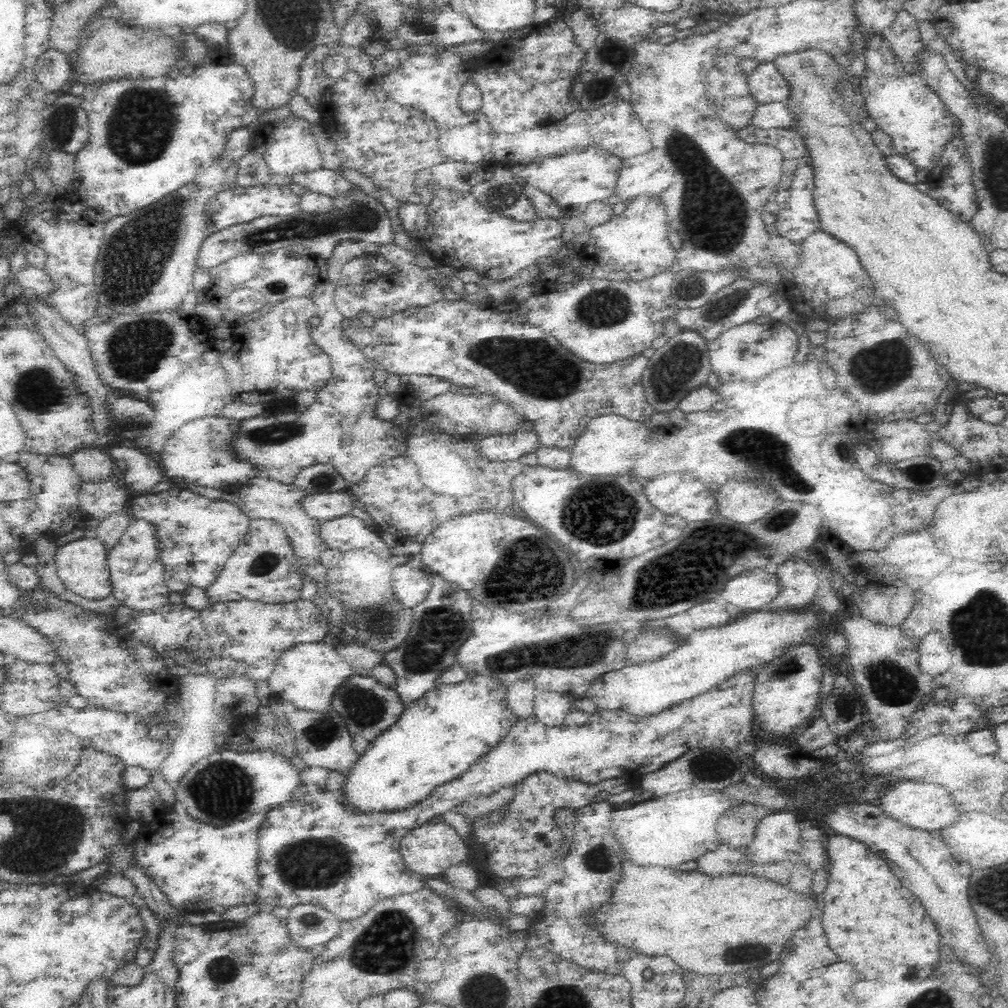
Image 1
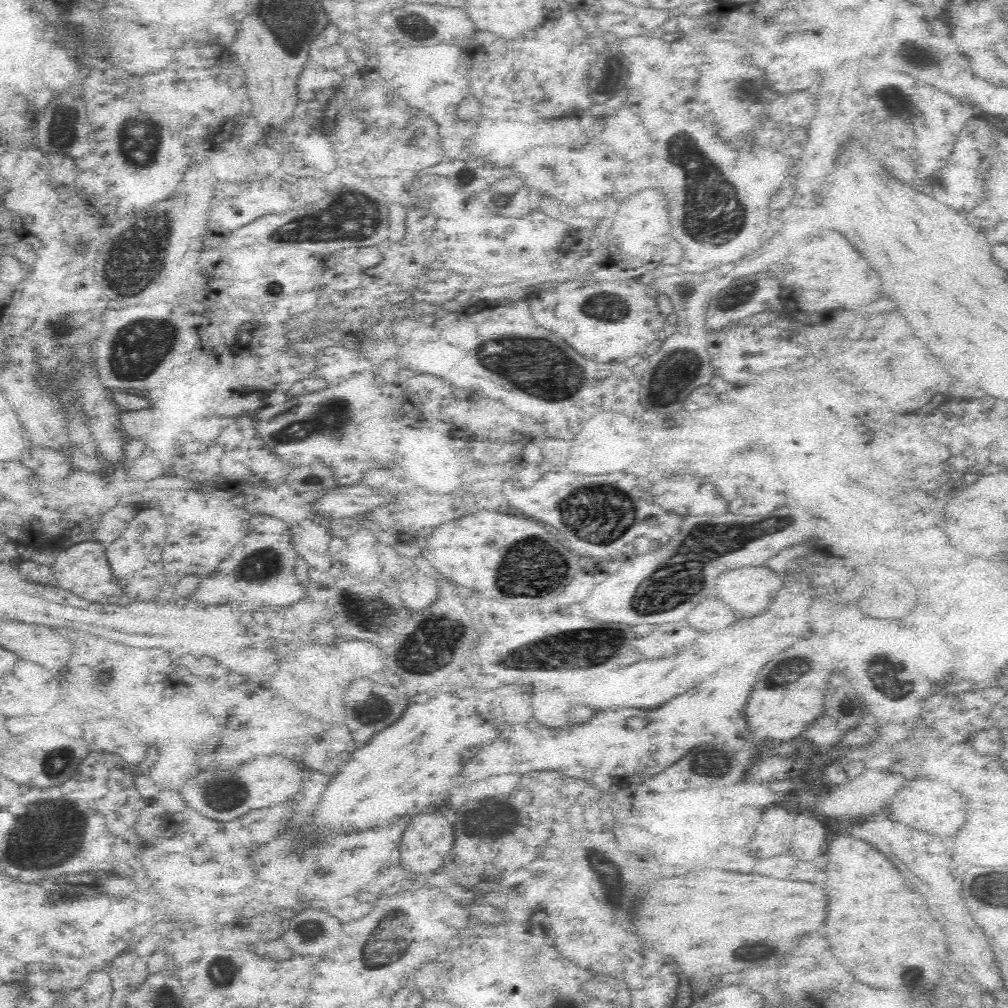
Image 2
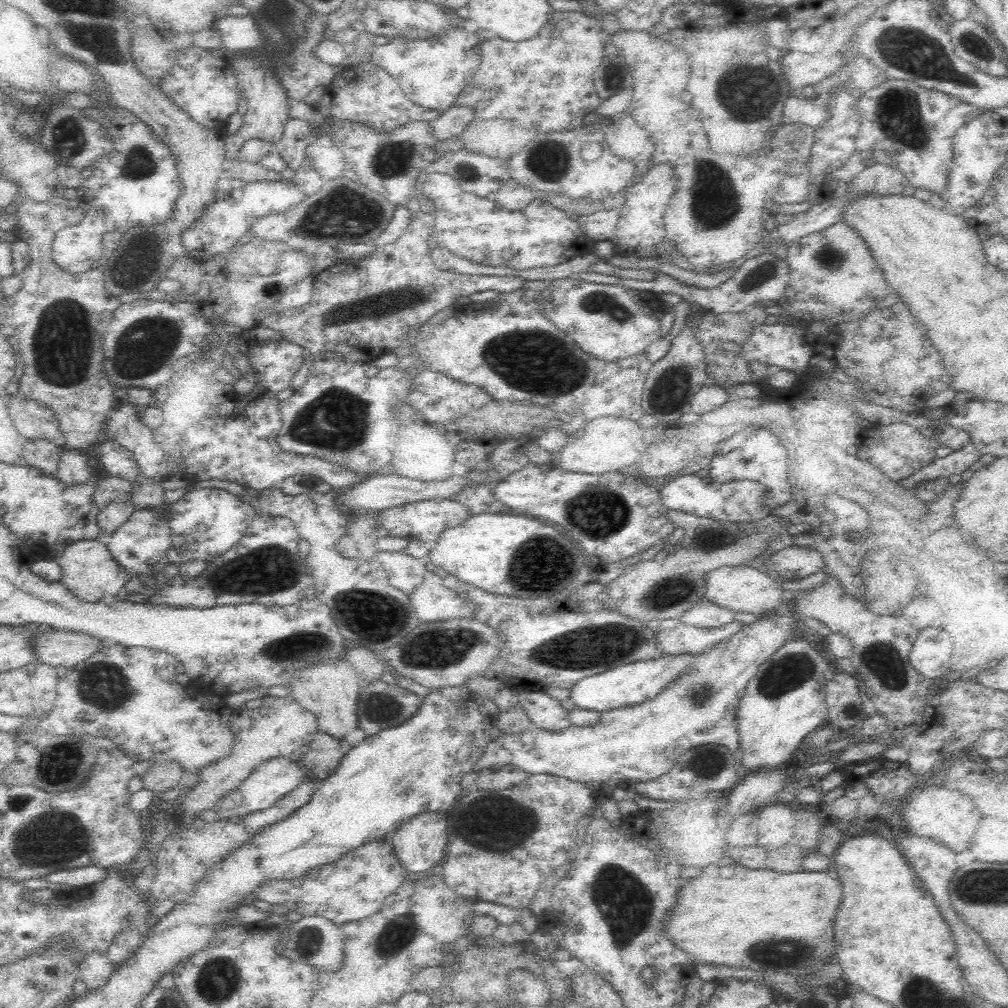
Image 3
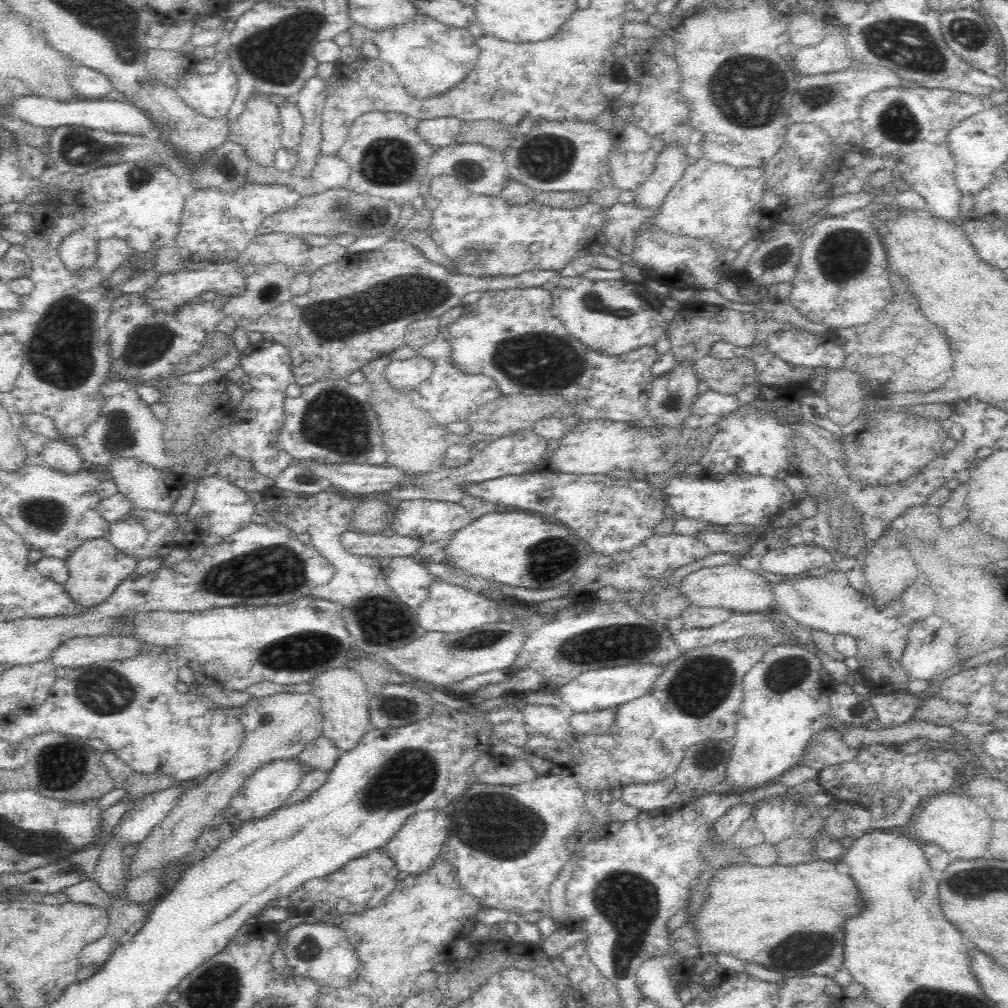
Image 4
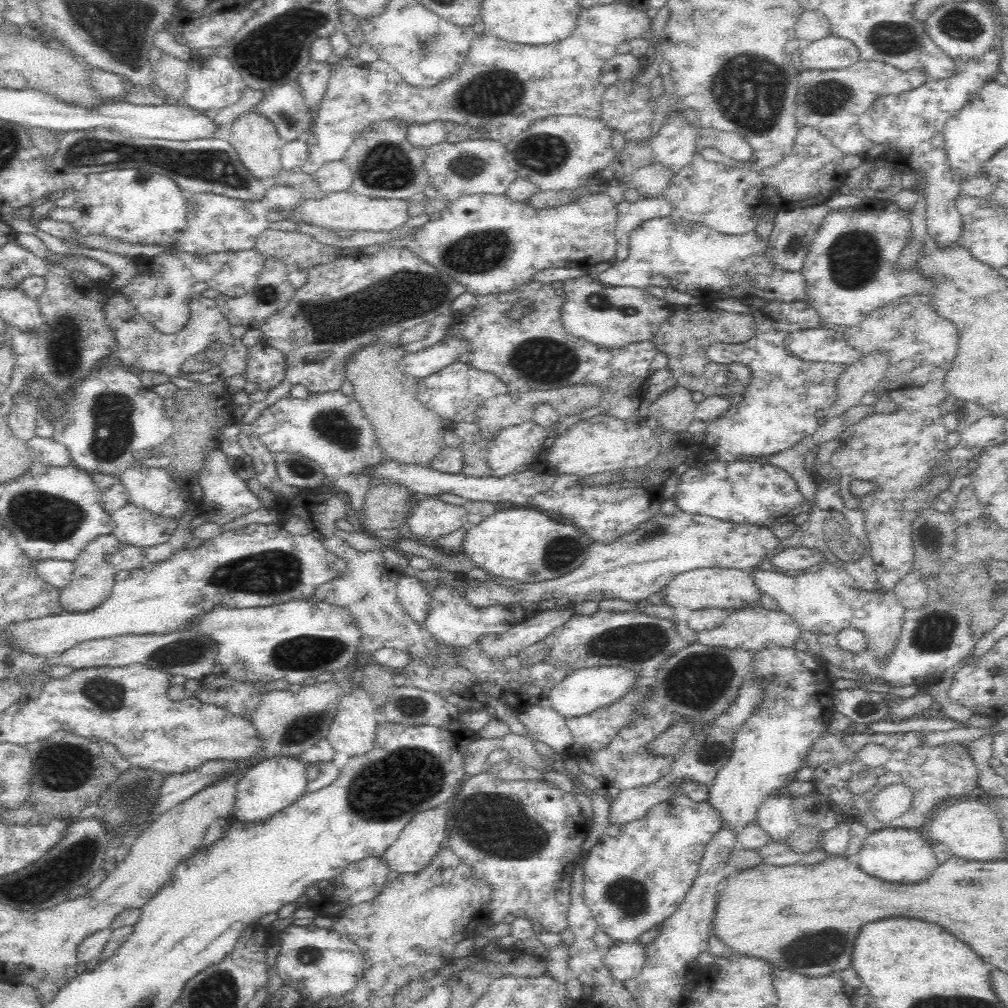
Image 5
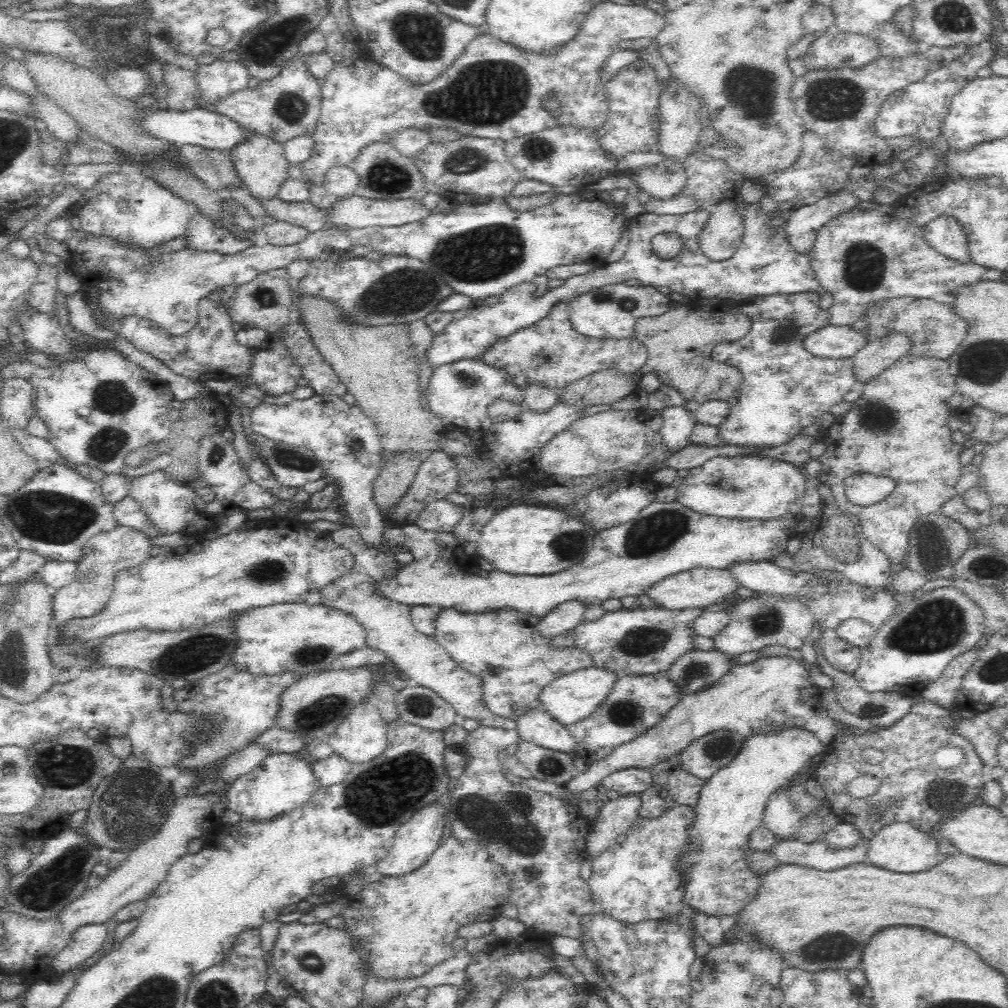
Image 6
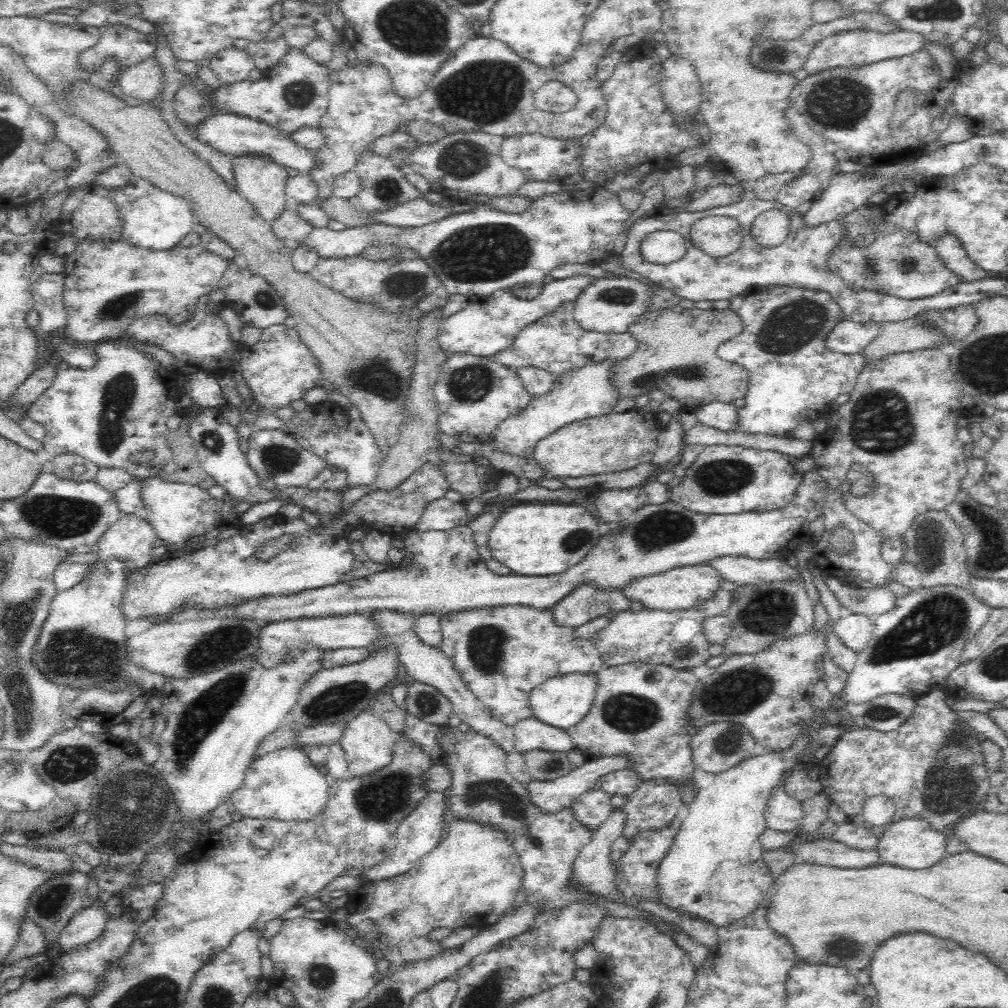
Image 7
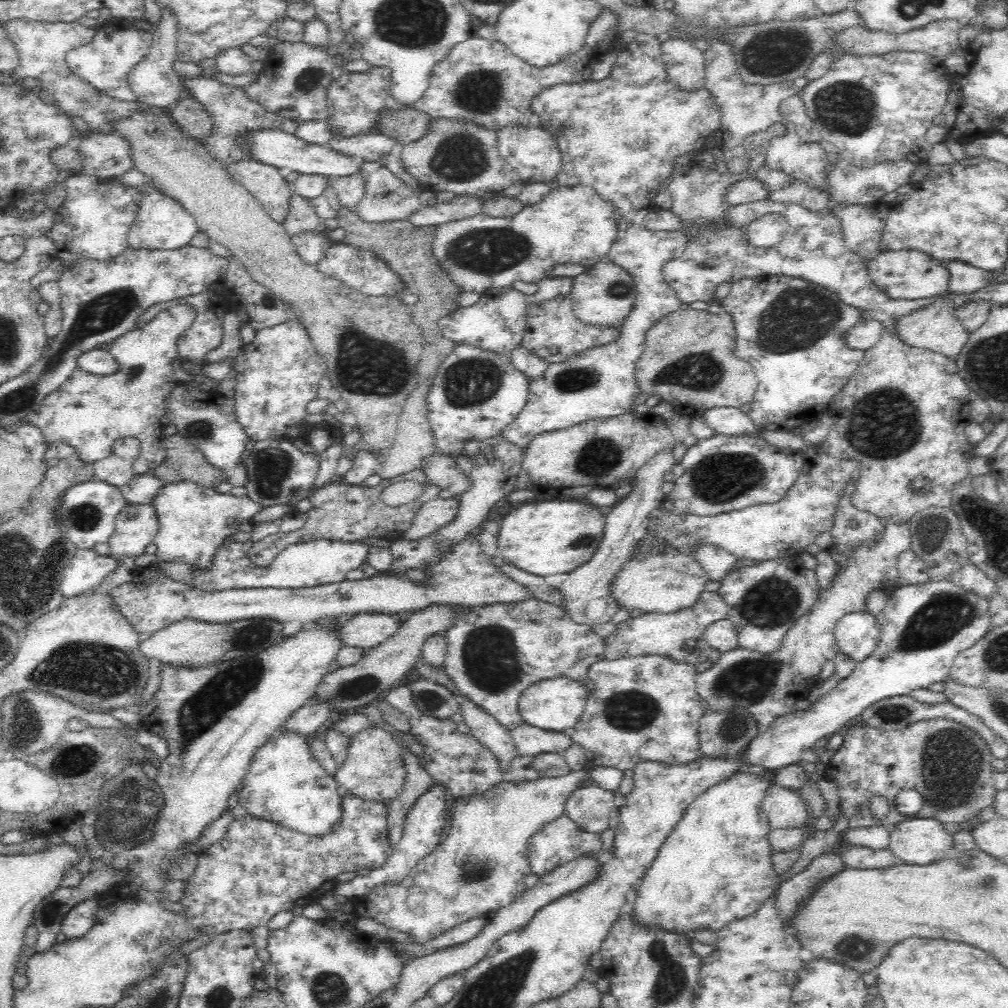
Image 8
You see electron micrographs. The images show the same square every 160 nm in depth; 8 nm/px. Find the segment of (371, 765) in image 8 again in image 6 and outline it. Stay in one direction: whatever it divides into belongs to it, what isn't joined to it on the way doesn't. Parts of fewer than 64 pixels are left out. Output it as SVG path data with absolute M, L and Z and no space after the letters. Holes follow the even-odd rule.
M368 699L352 706L348 716L338 724L334 734L326 738L334 754L349 763L372 760L384 752L387 723Z

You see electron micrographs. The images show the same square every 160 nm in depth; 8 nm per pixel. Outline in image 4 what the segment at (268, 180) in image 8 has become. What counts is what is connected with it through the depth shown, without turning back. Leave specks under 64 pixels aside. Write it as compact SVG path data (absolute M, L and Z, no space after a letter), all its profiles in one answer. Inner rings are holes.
M252 92L244 106L244 112L229 126L230 142L242 145L251 158L252 162L257 162L262 166L272 165L272 160L276 151L280 148L280 137L282 122L280 118L280 107L277 103L272 103L270 94L263 92Z

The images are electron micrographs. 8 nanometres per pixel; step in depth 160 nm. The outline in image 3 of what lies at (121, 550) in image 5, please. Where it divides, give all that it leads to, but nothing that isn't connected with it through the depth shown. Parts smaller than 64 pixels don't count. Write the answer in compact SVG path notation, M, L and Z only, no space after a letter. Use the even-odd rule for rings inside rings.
M102 538L78 541L67 546L62 550L57 563L60 567L58 582L84 602L104 601L108 605L115 604L122 595L123 586L129 579L126 571L112 558L105 540Z

